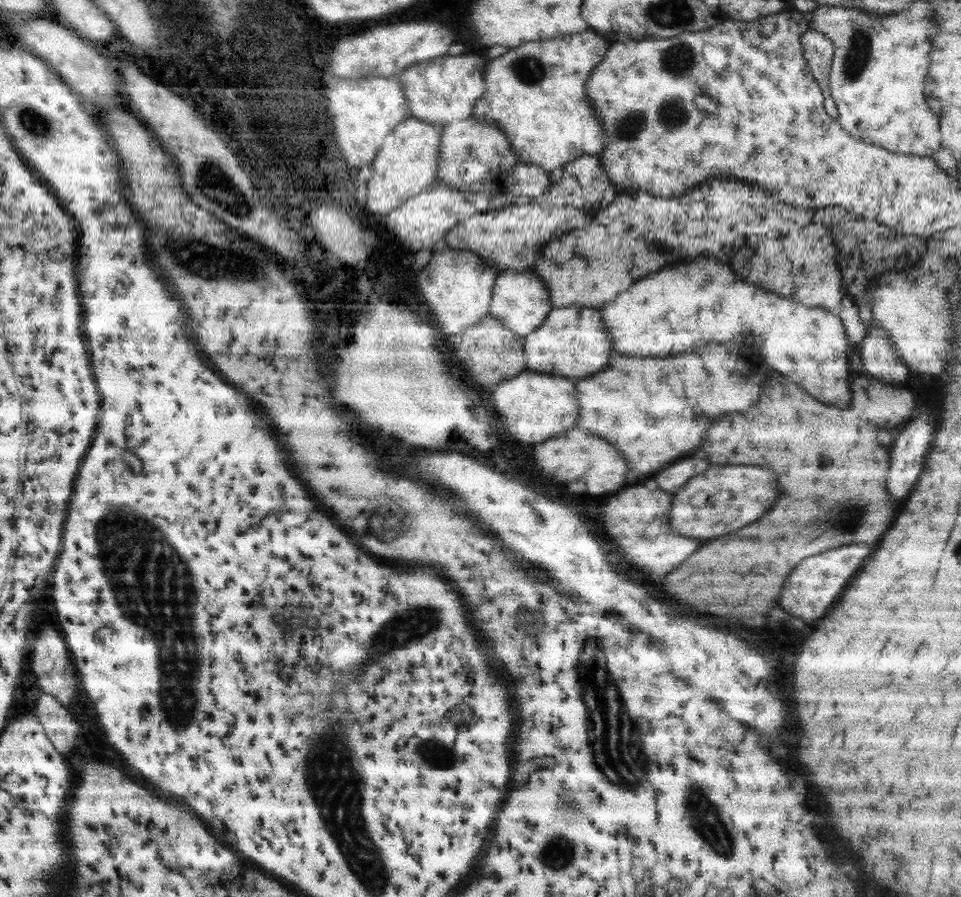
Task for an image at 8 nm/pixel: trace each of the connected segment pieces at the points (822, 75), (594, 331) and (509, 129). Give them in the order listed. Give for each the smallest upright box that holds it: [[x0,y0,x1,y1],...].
[[799,28,837,119],[523,308,614,381],[471,29,608,173]]

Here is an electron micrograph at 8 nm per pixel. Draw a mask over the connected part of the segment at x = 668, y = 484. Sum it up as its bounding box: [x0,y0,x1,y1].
[651,458,707,494]

